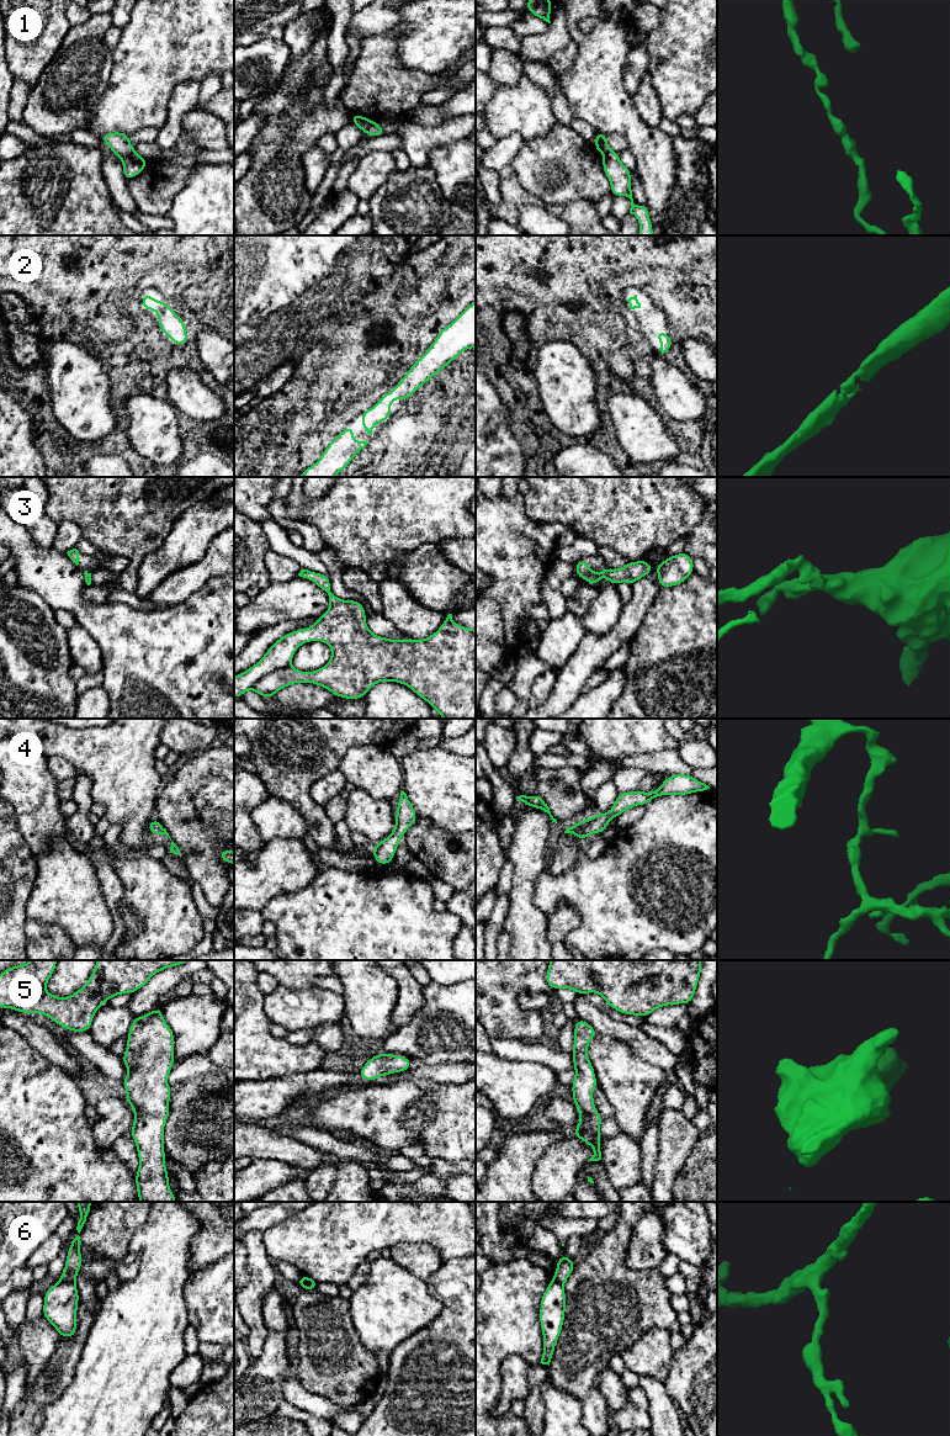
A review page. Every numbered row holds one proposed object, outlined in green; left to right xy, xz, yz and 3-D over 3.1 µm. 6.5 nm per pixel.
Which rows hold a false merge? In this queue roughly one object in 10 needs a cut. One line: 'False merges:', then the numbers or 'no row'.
False merges: 1, 6

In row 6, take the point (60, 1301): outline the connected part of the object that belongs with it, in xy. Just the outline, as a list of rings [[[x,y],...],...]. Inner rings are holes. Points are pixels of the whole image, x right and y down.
[[[59,1281],[44,1292],[43,1316],[63,1337],[76,1334],[79,1292],[75,1282]]]

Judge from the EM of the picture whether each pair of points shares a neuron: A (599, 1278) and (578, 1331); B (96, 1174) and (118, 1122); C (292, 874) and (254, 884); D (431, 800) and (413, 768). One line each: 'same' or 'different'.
A: same
B: different
C: same
D: same

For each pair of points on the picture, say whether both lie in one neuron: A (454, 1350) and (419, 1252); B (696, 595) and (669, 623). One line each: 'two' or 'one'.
A: two
B: one

